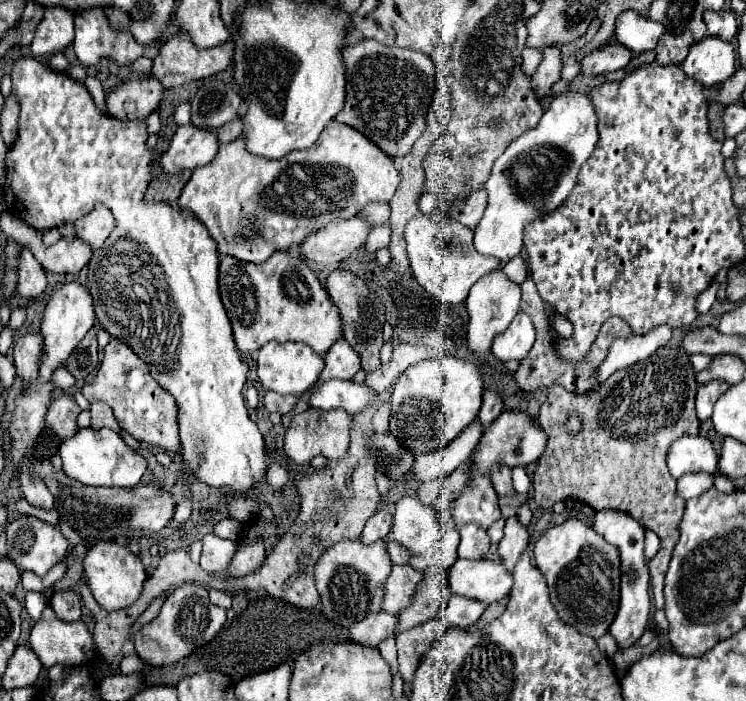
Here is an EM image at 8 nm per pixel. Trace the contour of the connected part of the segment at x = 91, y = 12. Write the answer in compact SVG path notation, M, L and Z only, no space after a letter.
M87 9L87 11L81 11L81 13L75 13L75 53L79 57L79 61L83 65L95 65L101 57L109 57L121 65L127 65L127 63L133 63L135 59L139 59L141 55L147 55L147 57L155 57L159 53L163 43L153 43L153 45L139 45L133 35L129 31L123 31L123 33L117 33L111 31L109 27L109 21L103 13L103 9Z

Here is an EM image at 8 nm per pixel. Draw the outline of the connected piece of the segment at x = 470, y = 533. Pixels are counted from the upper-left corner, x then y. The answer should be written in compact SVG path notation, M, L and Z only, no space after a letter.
M469 523L461 527L461 543L459 557L463 559L483 559L489 551L489 535L481 527Z

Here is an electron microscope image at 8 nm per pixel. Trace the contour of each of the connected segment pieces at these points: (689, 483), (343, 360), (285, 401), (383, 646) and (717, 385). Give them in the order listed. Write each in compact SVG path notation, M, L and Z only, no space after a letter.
M691 473L691 475L683 475L677 481L677 493L683 499L699 497L705 491L709 491L711 487L713 487L713 475L711 473Z
M339 339L329 353L325 355L325 369L321 371L320 379L353 379L353 375L361 369L359 353L345 341Z
M263 391L263 407L269 413L277 411L277 413L285 415L293 409L295 403L297 403L297 397L293 397L293 395L279 395L279 393L273 393L273 391Z
M389 637L385 641L379 643L379 651L383 655L383 659L391 665L391 673L397 673L397 649L395 649L395 637Z
M711 381L705 385L699 385L697 389L697 417L699 421L705 421L711 417L715 401L729 389L727 383L723 381Z

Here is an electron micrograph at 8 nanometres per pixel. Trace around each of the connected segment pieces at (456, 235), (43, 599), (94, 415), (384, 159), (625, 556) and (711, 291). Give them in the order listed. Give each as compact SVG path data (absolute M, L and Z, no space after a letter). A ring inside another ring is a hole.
M419 213L407 223L405 241L415 281L445 305L465 305L471 285L501 265L499 259L479 255L473 247L473 231L455 219L435 223L431 217Z
M28 591L26 593L25 608L27 613L31 615L31 619L35 619L35 621L41 619L43 609L47 607L47 599L49 599L49 593L47 591Z
M93 403L91 405L91 427L93 429L109 427L113 431L119 431L119 423L117 423L113 411L105 403Z
M331 121L317 143L301 153L291 151L283 159L263 159L259 155L251 155L245 151L245 141L235 139L227 145L221 145L215 159L211 163L197 167L181 191L179 207L181 211L189 211L195 219L199 219L209 235L217 243L219 255L231 255L249 263L263 263L275 251L287 251L291 245L299 245L309 233L323 229L327 223L349 219L357 215L367 203L385 201L389 203L399 187L399 171L393 165L393 159L375 147L375 143L367 141L359 131ZM245 227L253 227L253 233L243 233Z
M597 511L593 515L593 529L611 545L619 547L621 551L621 603L615 621L609 627L609 633L617 641L621 649L631 647L637 643L637 639L643 635L649 623L649 611L651 611L651 599L649 599L649 571L643 557L643 533L645 529L631 517L619 513L619 511Z
M713 281L709 287L707 287L707 291L703 293L703 295L699 295L699 303L697 303L697 307L699 307L699 313L707 313L709 311L709 307L713 305L713 301L715 301L715 293L717 293L717 281Z

